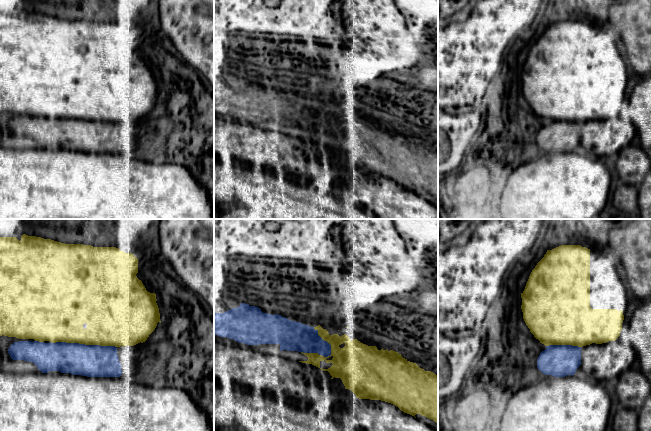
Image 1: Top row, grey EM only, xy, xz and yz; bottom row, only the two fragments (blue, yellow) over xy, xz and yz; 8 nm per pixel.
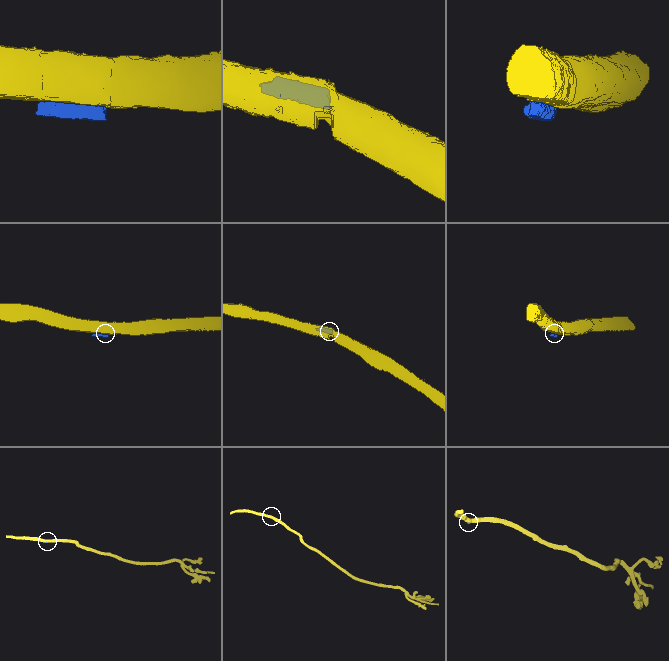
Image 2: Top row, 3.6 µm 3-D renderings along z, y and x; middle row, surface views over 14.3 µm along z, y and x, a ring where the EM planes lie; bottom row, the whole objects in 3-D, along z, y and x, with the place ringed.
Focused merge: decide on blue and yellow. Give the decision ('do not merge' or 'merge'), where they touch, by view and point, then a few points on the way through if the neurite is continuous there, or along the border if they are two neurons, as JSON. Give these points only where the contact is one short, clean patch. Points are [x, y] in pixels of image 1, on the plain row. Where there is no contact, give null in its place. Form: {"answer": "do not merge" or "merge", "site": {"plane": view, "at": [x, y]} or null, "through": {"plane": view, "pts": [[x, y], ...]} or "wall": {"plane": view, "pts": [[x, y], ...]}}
{"answer": "do not merge", "site": {"plane": "xy", "at": [83, 120]}}

